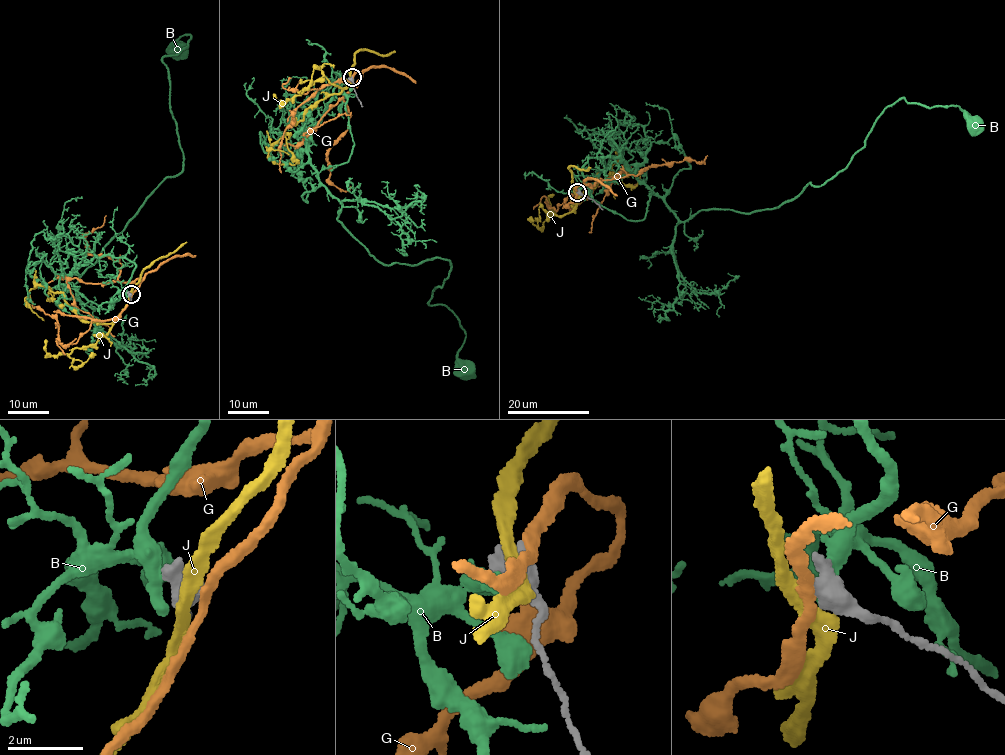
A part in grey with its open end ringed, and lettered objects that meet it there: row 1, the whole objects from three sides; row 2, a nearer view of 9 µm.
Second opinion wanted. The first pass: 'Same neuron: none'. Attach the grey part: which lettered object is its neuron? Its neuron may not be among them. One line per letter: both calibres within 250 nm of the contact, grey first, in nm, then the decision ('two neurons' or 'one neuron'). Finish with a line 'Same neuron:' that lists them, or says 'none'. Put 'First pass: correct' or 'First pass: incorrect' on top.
First pass: incorrect
B: 600/380 nm | two neurons
G: 600/260 nm | one neuron
J: 480/360 nm | two neurons
Same neuron: G

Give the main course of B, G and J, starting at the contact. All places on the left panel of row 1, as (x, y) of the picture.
B: (126, 293), (111, 309), (68, 290), (80, 302), (78, 277), (182, 171), (163, 60), (191, 35), (179, 47)
G: (131, 294), (143, 278), (120, 281), (120, 262), (87, 250), (83, 237), (103, 224), (106, 215)
J: (129, 296), (113, 321), (88, 323), (64, 295), (47, 297), (53, 293), (43, 283), (25, 301), (44, 320)

